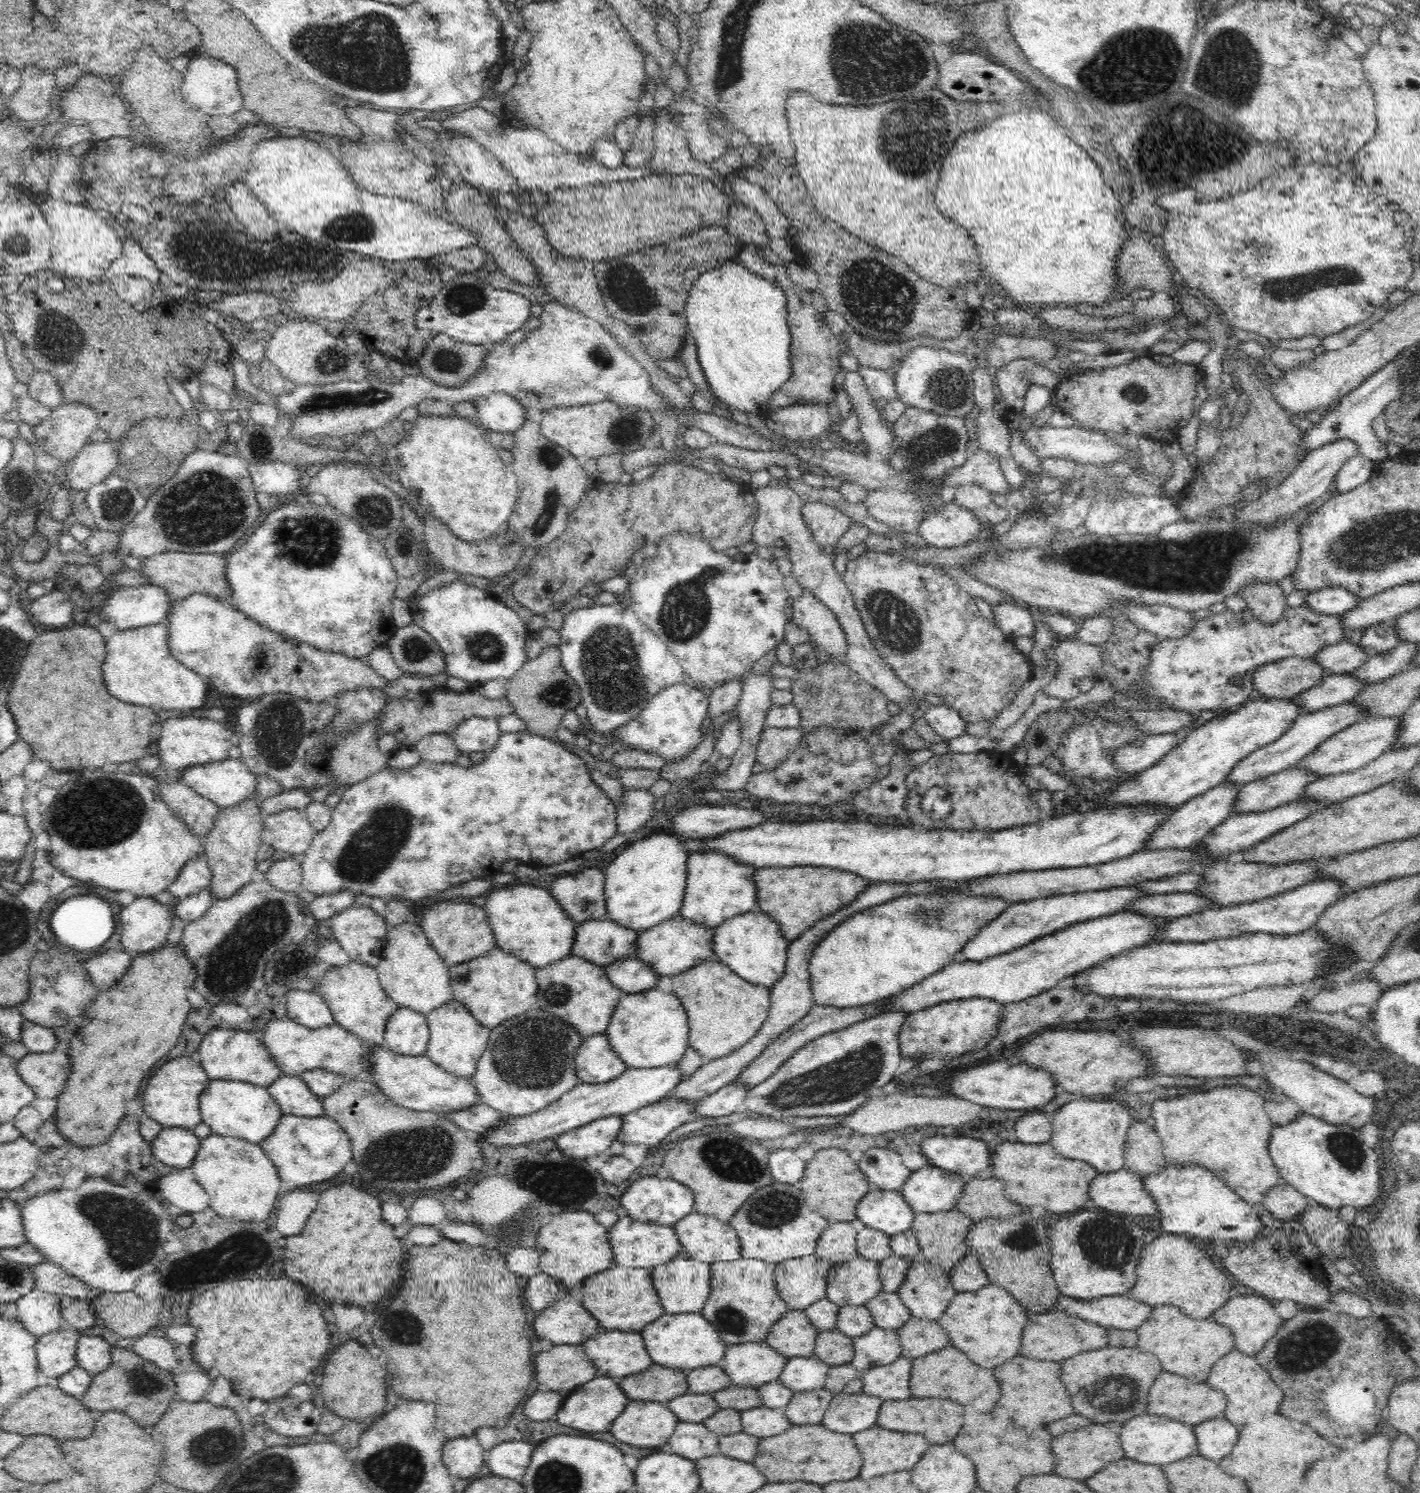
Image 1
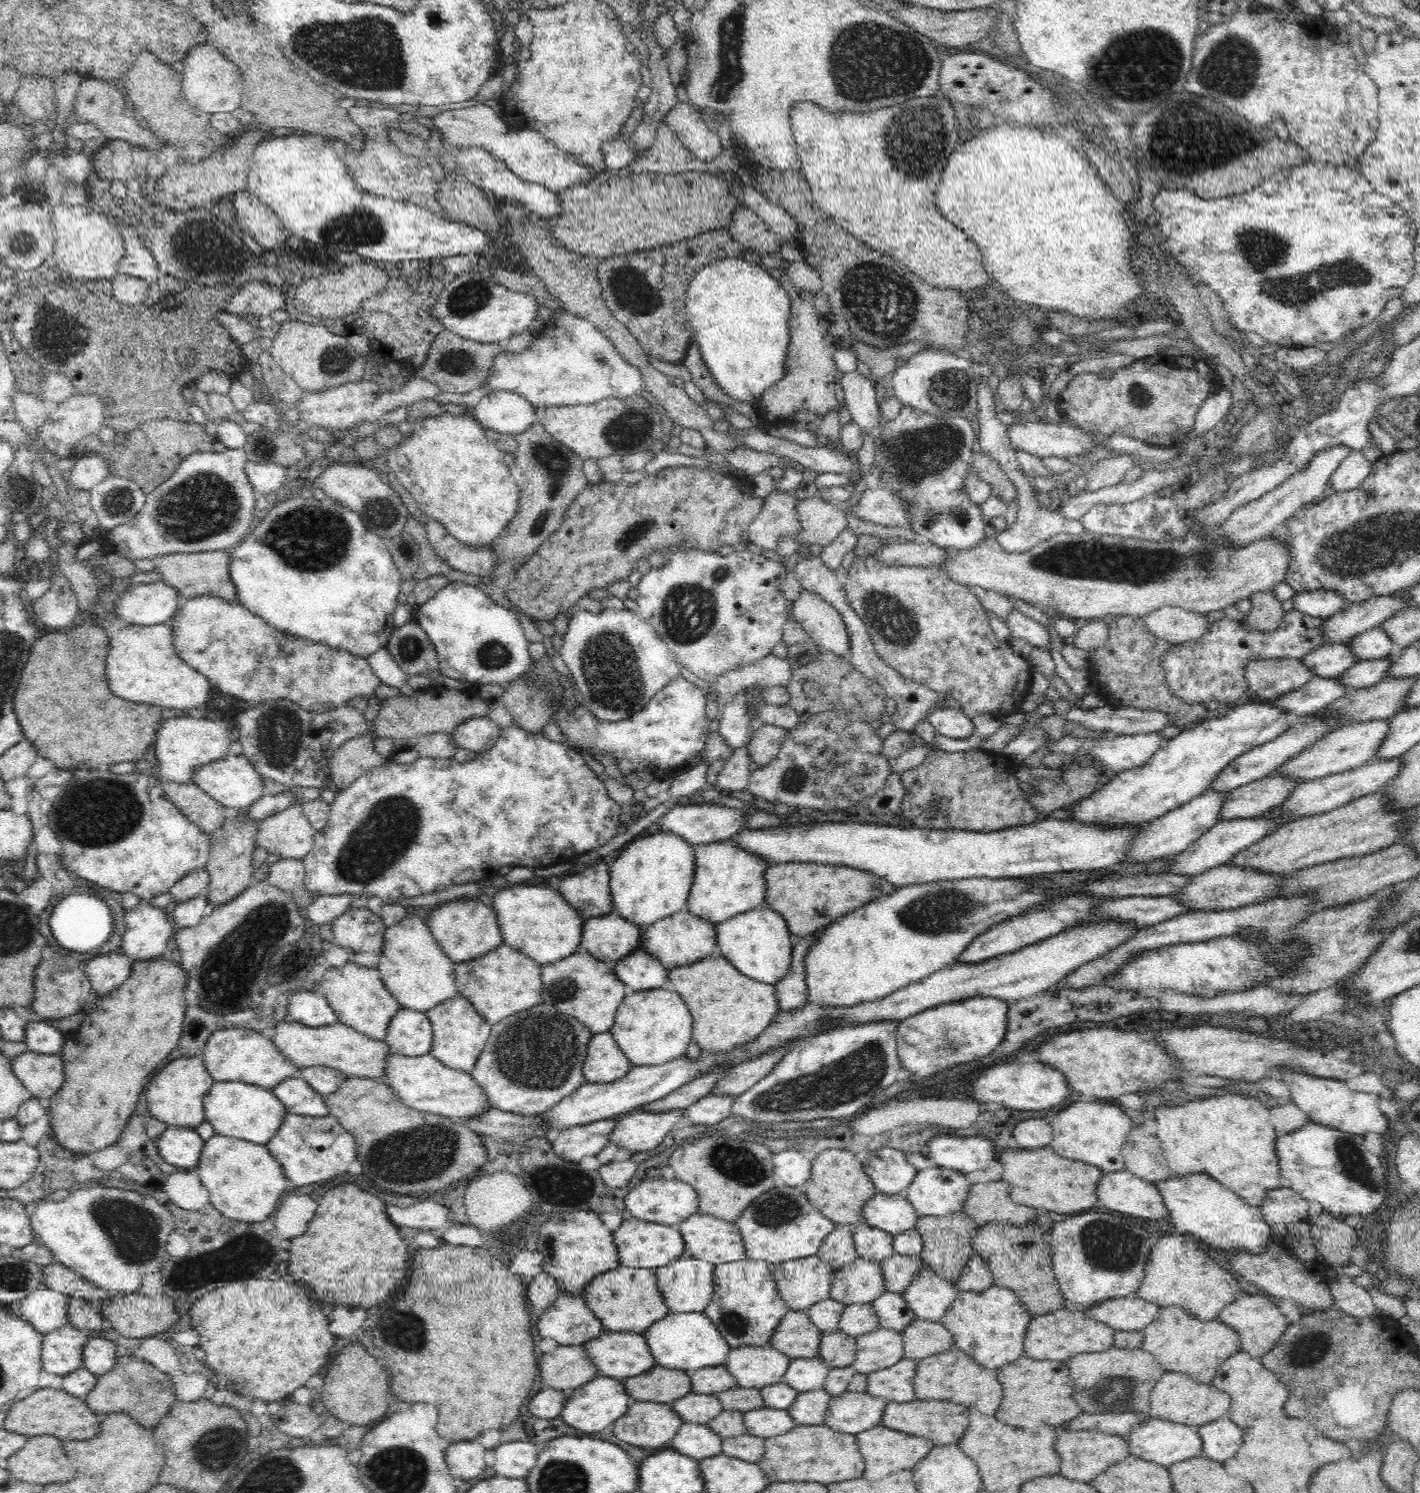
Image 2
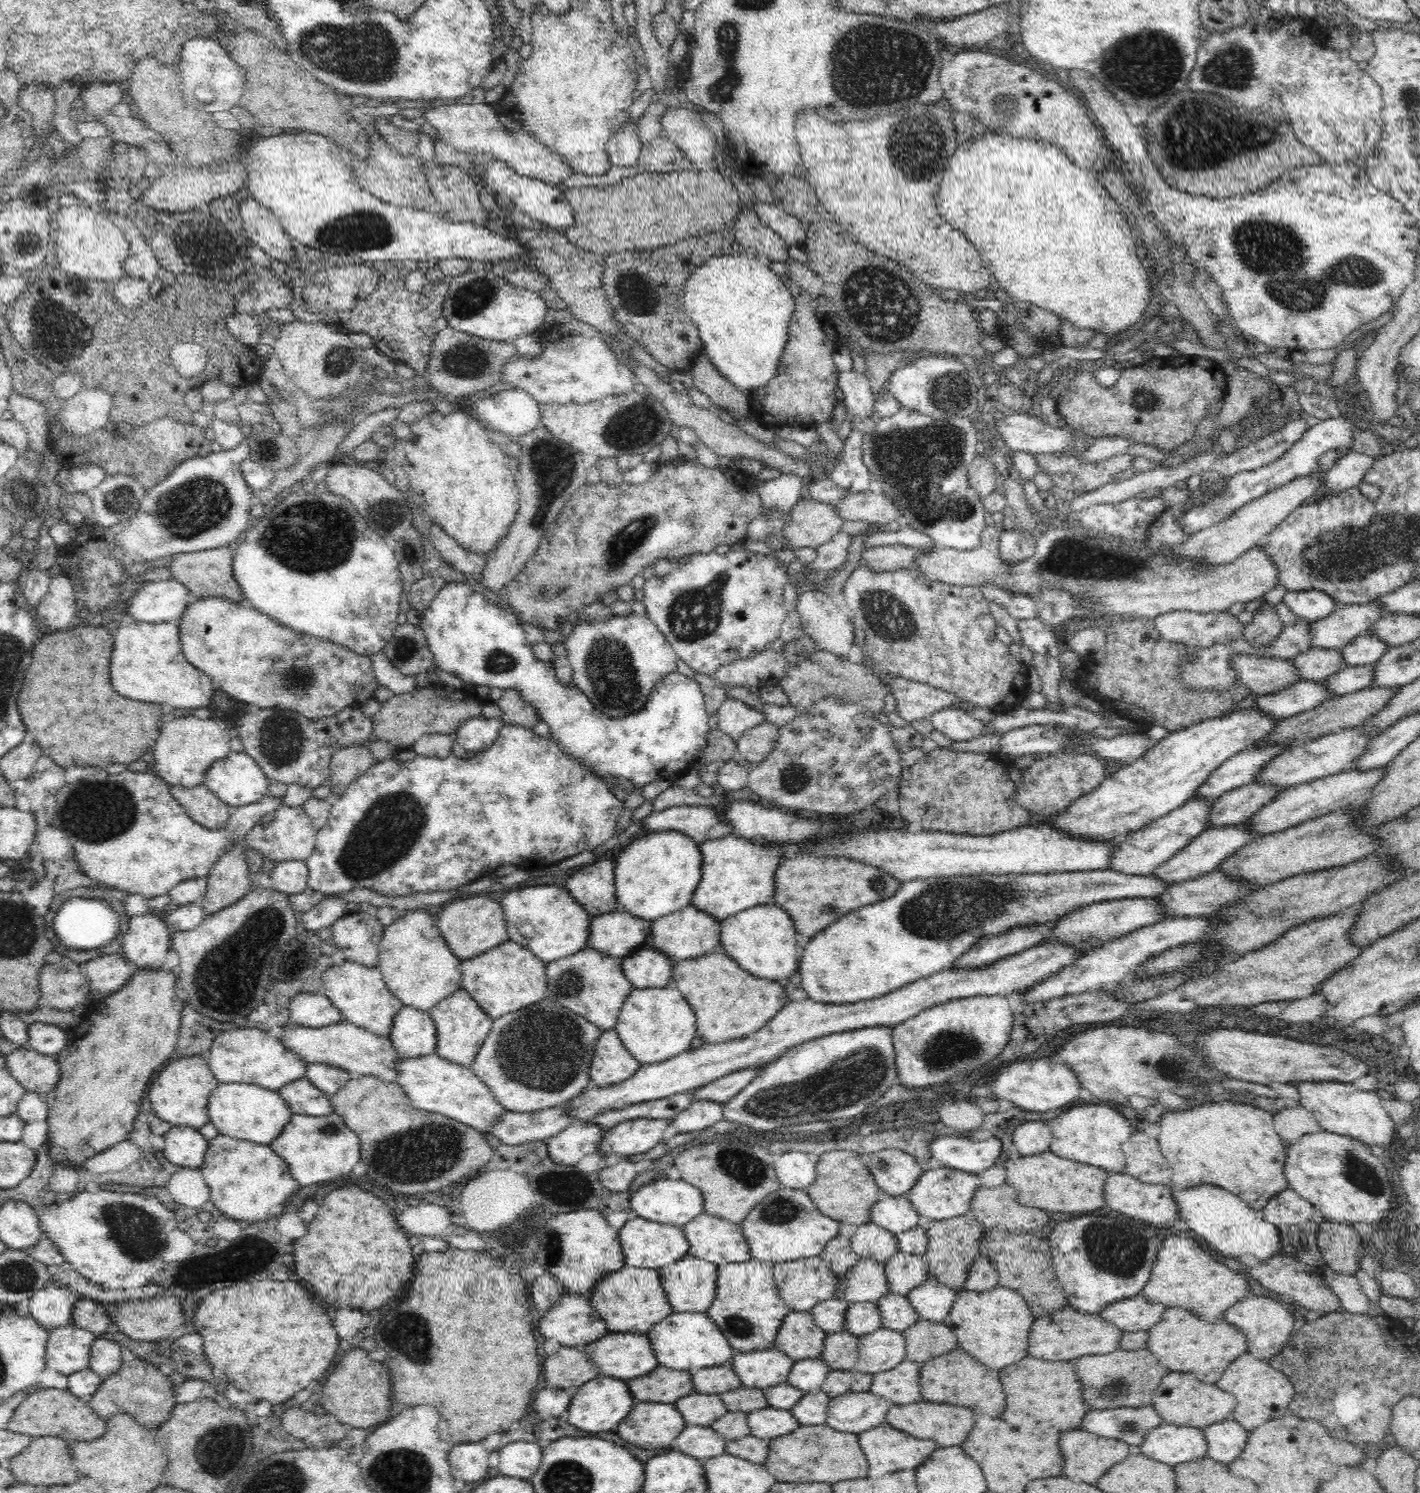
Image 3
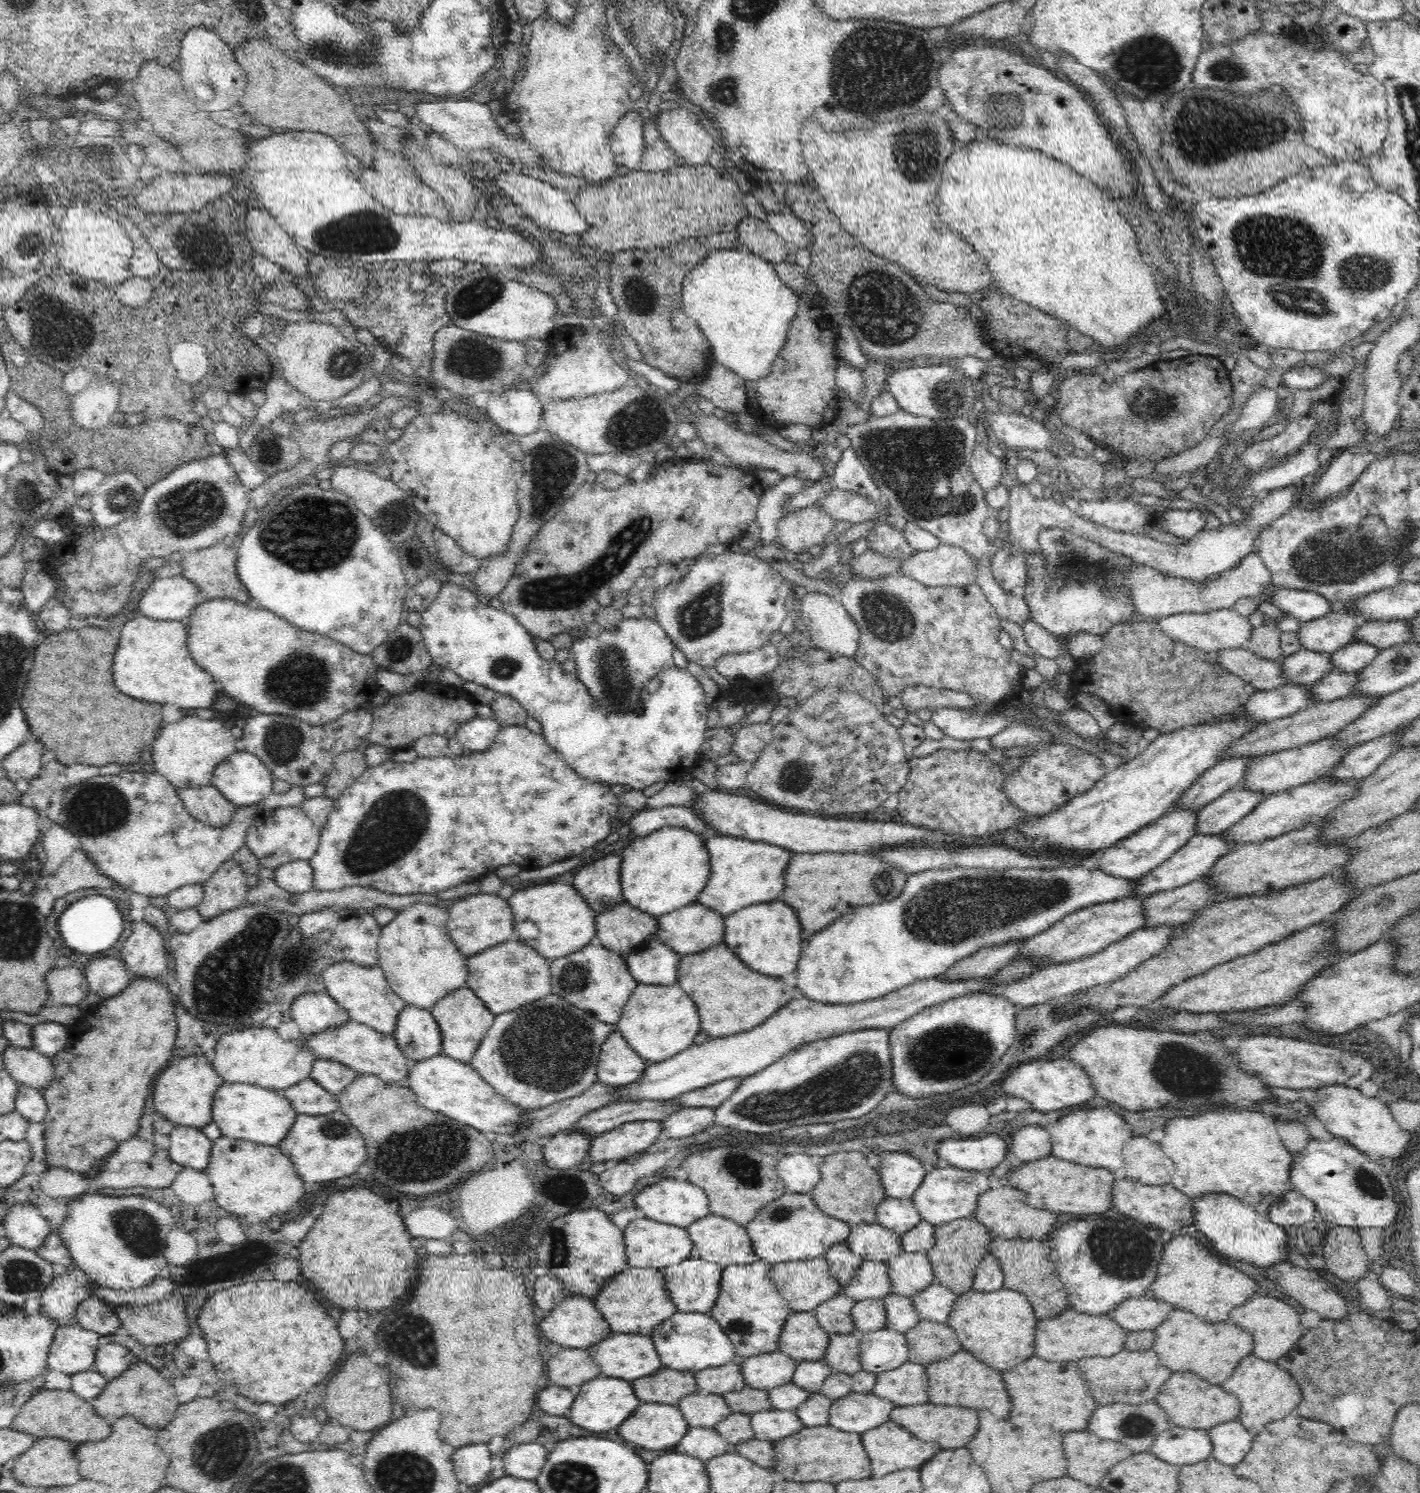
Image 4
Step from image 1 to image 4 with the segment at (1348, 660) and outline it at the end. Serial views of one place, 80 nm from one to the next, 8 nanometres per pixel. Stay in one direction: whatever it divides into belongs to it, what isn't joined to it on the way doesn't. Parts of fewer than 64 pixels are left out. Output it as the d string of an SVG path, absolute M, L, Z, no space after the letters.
M1300 650L1291 656L1281 659L1283 677L1286 684L1312 686L1320 678L1335 672L1329 653Z

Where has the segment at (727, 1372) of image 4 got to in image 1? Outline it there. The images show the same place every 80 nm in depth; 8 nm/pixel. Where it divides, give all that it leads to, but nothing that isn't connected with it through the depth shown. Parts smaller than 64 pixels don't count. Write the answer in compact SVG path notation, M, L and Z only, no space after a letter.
M719 1365L695 1368L687 1372L688 1392L710 1395L732 1385L731 1378Z

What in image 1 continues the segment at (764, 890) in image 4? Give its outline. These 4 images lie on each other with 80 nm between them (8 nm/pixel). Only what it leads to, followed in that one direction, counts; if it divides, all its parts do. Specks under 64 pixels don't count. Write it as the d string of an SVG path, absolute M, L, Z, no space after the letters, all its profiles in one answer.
M715 850L689 853L685 868L687 870L685 895L679 914L696 924L715 928L729 918L756 910L756 885L753 882L756 869L758 868L755 866L736 862Z

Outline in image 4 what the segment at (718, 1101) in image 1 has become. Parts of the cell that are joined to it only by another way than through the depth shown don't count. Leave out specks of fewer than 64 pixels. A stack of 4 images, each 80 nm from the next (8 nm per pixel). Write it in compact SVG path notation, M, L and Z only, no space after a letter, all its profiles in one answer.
M683 1108L682 1111L671 1114L668 1119L664 1120L662 1132L665 1132L668 1138L688 1138L713 1125L715 1125L715 1108Z

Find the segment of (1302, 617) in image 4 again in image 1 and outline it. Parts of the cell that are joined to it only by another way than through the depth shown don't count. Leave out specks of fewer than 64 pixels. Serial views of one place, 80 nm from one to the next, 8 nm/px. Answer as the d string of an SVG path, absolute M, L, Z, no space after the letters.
M1328 587L1312 591L1303 604L1308 605L1316 613L1342 616L1342 614L1350 612L1352 608L1356 608L1358 602L1360 602L1360 598L1356 597L1348 589Z

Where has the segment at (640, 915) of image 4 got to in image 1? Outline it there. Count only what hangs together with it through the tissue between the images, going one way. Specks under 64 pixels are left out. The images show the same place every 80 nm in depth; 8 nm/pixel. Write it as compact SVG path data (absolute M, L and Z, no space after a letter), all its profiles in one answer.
M604 918L588 920L576 927L569 956L579 956L592 964L605 967L620 959L634 956L639 931L624 928Z

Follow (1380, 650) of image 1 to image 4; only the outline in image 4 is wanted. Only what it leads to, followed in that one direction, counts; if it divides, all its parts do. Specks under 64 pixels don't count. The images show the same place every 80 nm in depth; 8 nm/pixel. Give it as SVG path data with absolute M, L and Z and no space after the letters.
M1353 641L1331 655L1331 664L1335 672L1360 673L1376 659L1379 652L1372 644Z

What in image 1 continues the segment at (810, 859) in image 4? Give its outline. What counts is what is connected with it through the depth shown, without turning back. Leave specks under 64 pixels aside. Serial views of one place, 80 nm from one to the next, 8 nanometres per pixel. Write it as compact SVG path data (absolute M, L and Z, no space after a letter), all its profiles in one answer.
M814 866L759 868L754 871L753 882L756 885L756 910L768 913L779 924L788 942L812 928L820 918L830 916L849 905L870 884L868 879L853 872Z

